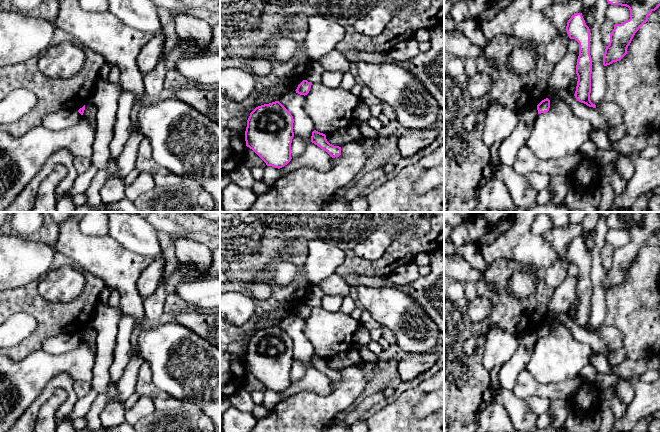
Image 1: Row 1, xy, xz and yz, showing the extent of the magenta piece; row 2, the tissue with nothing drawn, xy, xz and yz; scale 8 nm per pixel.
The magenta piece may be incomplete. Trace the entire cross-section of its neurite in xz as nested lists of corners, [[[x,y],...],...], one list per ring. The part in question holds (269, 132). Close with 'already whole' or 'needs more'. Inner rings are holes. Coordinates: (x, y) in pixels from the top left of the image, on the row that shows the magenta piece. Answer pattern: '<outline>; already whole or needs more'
[[[279,101],[258,106],[247,120],[246,146],[267,166],[280,169],[292,159],[293,123],[293,116]]]; already whole

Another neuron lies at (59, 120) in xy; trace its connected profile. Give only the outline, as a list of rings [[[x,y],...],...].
[[[58,110],[42,118],[42,126],[53,131],[65,130],[76,126],[82,115],[75,110]]]

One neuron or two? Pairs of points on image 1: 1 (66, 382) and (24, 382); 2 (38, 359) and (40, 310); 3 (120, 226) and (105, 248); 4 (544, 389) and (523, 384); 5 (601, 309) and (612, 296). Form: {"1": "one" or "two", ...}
{"1": "two", "2": "two", "3": "two", "4": "one", "5": "two"}

